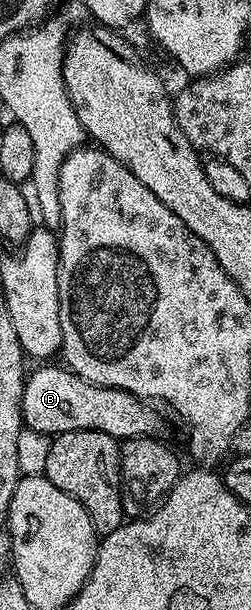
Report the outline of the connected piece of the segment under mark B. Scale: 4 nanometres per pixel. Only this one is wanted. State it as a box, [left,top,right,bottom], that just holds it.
[23,362,165,441]

